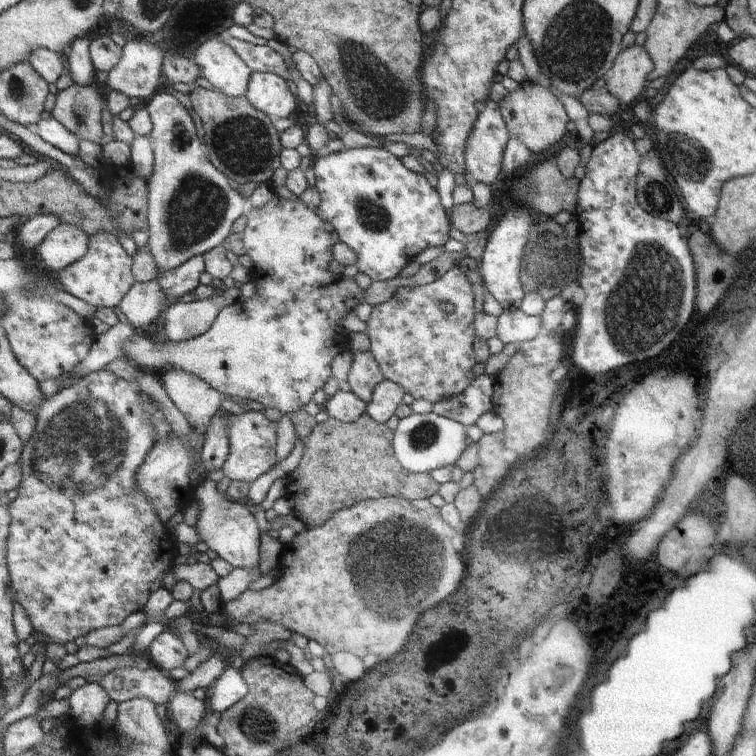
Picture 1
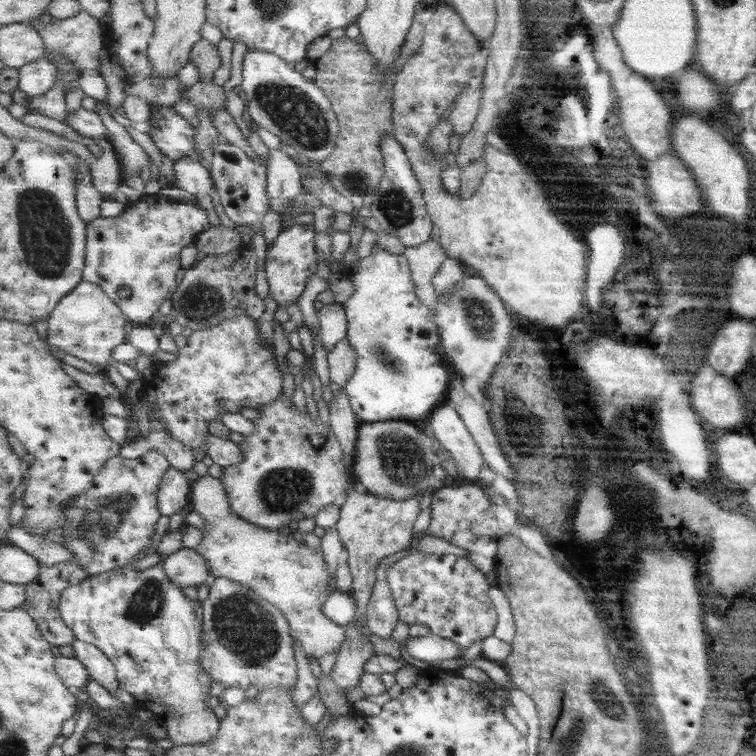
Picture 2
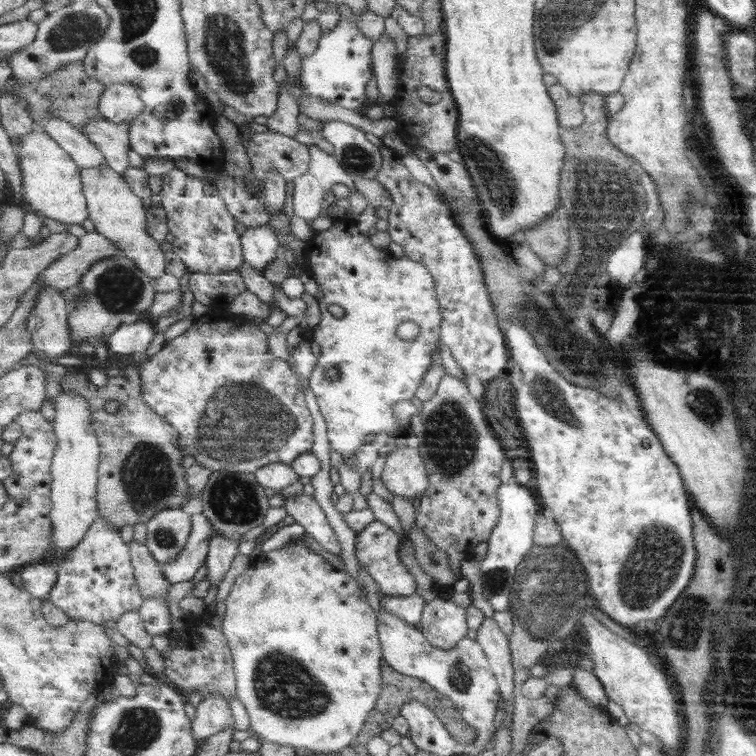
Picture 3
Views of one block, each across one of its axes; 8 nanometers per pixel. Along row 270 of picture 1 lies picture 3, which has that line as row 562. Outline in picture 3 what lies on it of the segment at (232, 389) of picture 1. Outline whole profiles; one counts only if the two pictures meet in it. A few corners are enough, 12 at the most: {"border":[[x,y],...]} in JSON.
{"border":[[291,541],[225,599],[260,739],[351,745],[383,690],[378,613]]}

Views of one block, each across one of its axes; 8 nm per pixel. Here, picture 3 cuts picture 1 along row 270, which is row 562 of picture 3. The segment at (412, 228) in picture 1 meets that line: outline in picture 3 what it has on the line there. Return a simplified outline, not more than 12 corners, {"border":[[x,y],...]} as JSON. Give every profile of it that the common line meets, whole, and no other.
{"border":[[375,520],[357,533],[355,556],[387,595],[417,582],[400,559],[402,538]]}

